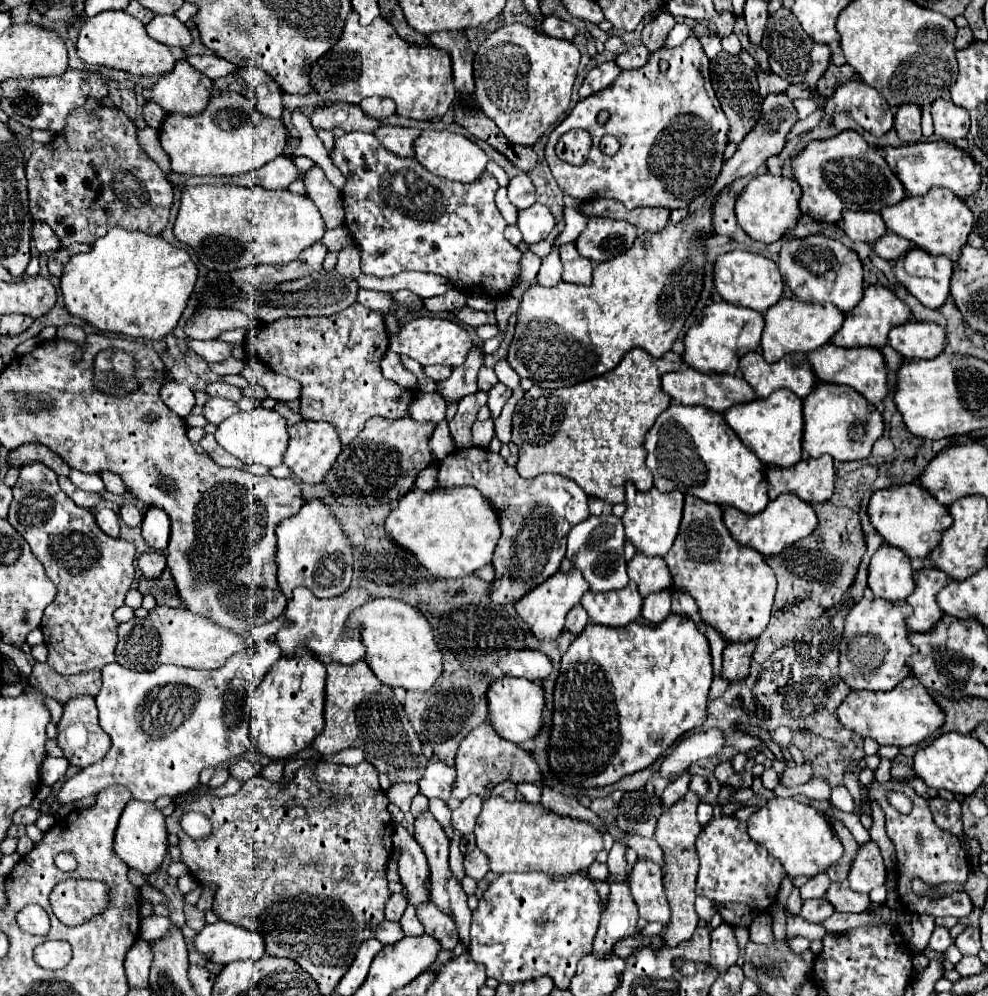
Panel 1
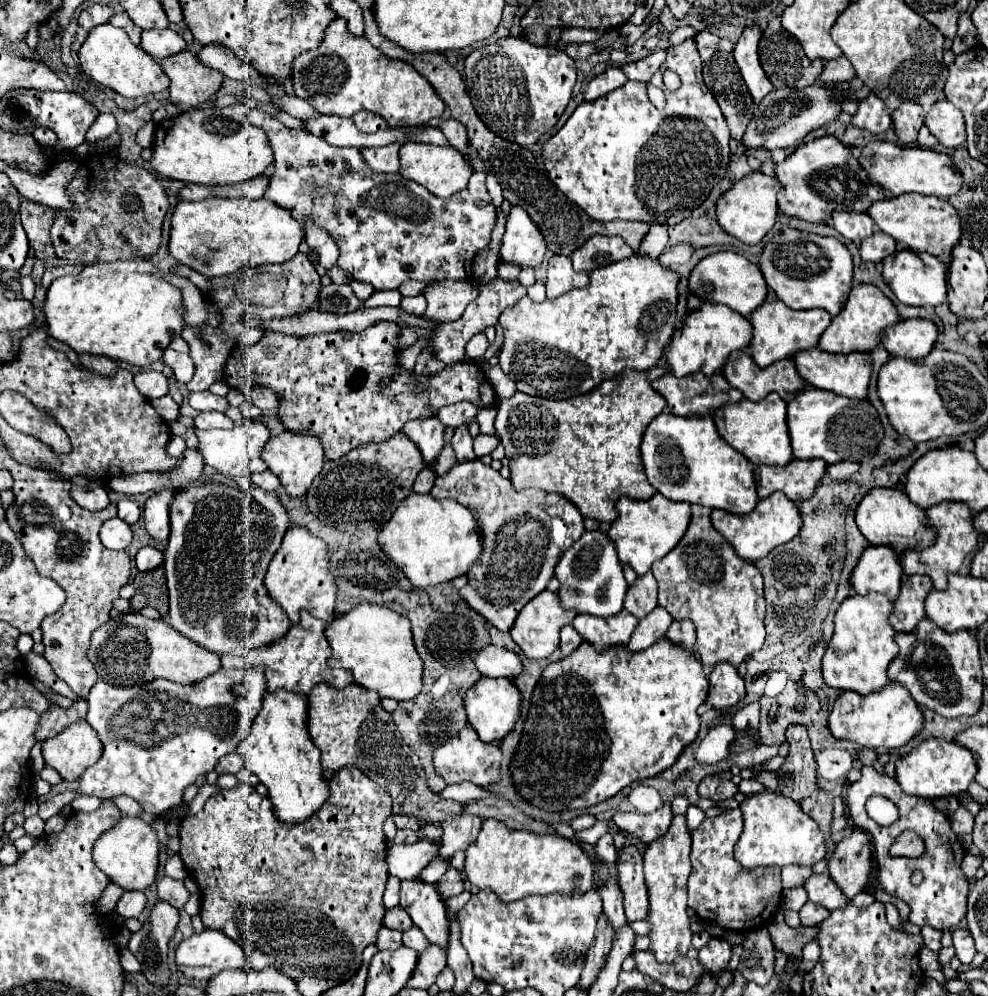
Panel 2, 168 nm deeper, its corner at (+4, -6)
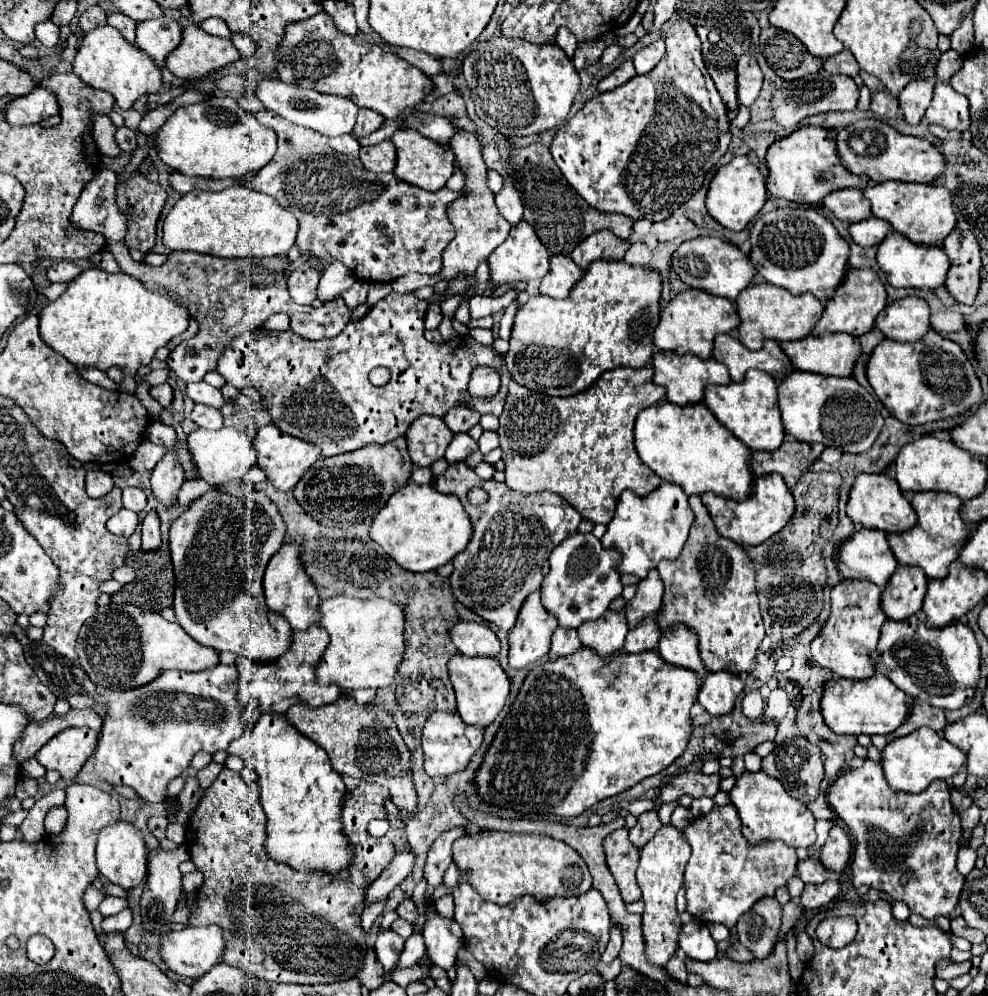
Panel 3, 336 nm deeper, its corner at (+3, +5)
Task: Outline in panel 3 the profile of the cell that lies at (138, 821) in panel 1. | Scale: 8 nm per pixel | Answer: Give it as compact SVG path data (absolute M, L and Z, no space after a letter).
M116 822L112 826L106 826L98 836L96 864L100 876L106 878L108 882L118 884L124 890L140 886L146 880L146 872L148 872L148 848L144 844L142 832L128 822Z

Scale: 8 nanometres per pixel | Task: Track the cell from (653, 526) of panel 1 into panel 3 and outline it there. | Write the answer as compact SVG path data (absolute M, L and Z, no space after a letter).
M662 482L658 492L652 492L644 498L626 490L622 492L616 504L616 514L602 536L602 546L620 550L622 558L616 568L620 574L634 574L642 580L658 566L660 560L676 560L680 556L692 522L694 512L690 510L688 496L676 484Z

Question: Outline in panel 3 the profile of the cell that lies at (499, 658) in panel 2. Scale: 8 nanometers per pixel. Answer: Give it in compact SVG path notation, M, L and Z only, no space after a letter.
M458 620L450 628L450 640L464 656L498 656L500 652L496 634L488 626L476 622Z

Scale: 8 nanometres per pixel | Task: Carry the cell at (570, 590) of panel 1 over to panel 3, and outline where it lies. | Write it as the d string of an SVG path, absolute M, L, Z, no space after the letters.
M540 592L526 598L518 624L508 632L508 664L524 668L550 652L552 632L558 626L554 616L540 604Z

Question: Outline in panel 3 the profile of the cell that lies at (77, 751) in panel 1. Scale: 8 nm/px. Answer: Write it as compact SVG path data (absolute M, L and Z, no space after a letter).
M70 728L60 732L38 750L36 760L46 770L56 770L62 780L74 780L84 762L92 756L96 748L98 732L90 728Z

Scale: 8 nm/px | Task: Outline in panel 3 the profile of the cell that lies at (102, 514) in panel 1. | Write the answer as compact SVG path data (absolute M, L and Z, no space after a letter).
M122 508L120 512L116 512L116 514L106 522L106 526L108 526L108 530L110 530L112 534L116 534L116 536L126 536L126 538L128 538L128 536L134 534L134 530L136 530L136 526L138 526L138 514Z

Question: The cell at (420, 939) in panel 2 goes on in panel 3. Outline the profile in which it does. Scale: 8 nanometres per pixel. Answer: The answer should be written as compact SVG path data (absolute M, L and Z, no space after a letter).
M414 932L408 940L406 940L406 946L402 950L402 956L398 958L398 968L396 970L402 970L402 968L412 968L414 964L420 962L420 958L426 954L426 946L424 946L424 938L422 934Z

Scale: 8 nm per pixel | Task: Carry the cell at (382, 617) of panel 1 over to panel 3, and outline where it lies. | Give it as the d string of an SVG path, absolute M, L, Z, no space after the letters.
M334 596L318 604L322 614L318 626L328 632L330 642L322 652L316 682L320 686L336 684L340 688L384 688L394 682L394 674L404 654L404 612L384 598L358 600Z

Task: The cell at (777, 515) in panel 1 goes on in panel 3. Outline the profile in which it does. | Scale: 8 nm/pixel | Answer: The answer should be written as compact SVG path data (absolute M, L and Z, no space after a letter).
M778 474L756 478L752 494L742 502L726 500L722 496L714 496L712 492L702 494L702 502L708 508L710 518L714 520L714 526L716 526L718 534L734 540L740 546L758 546L758 544L762 544L772 534L780 532L794 514L794 498L792 498L788 486L784 484L782 476L778 476Z

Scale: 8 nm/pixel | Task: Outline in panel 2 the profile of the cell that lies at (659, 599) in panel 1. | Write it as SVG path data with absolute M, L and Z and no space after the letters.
M655 607L647 617L643 617L639 621L639 625L633 631L627 645L631 645L633 651L639 651L639 649L653 645L655 641L665 637L665 631L669 629L671 621L673 621L673 617L663 607Z

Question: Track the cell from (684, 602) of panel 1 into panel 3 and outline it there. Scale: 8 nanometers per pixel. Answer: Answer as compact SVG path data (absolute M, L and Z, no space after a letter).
M678 624L678 626L674 626L672 632L662 634L658 652L660 652L662 660L666 660L668 664L682 666L682 668L688 668L688 670L696 672L700 682L706 680L708 670L704 668L702 658L698 656L696 634L692 630L688 630L686 626Z

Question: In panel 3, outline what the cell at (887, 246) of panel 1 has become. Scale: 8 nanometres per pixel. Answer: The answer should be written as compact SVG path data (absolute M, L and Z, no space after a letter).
M868 218L856 224L850 224L848 228L850 238L858 244L858 246L878 246L886 232L890 232L890 224L886 224L886 220L878 220L878 218Z

